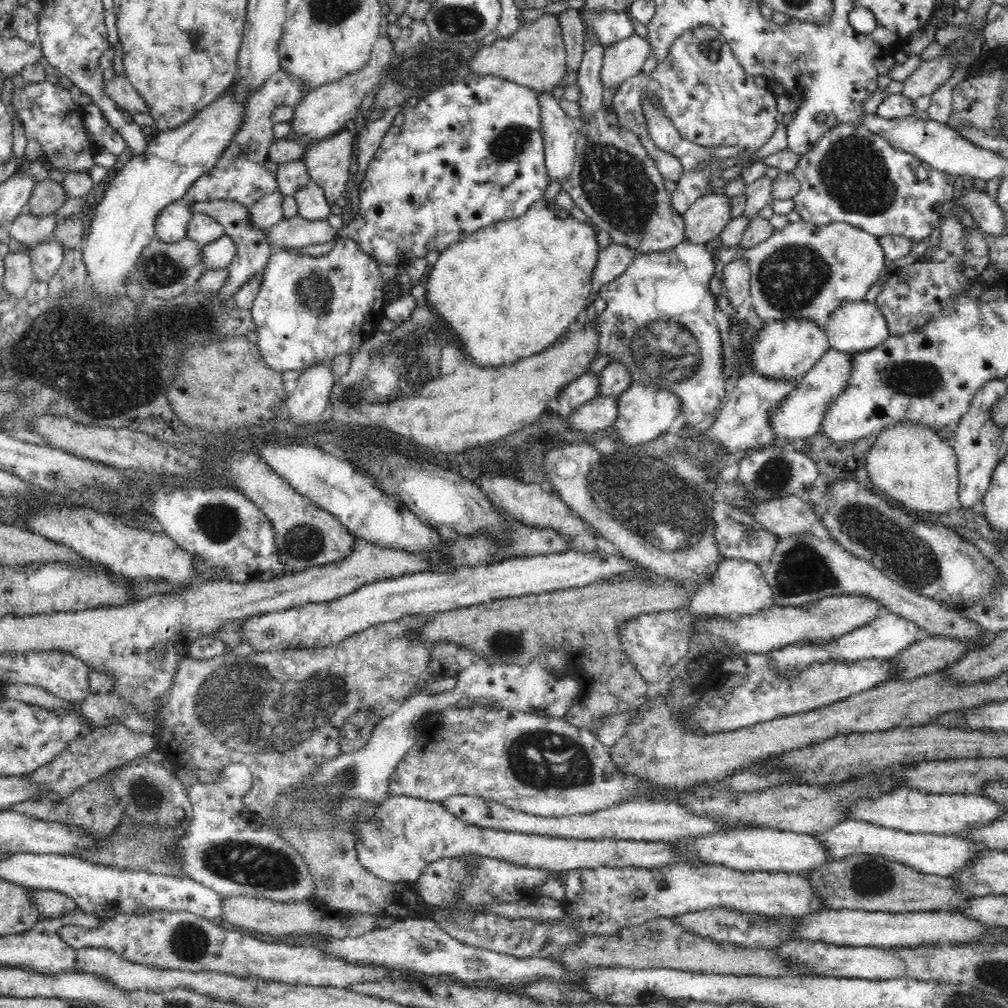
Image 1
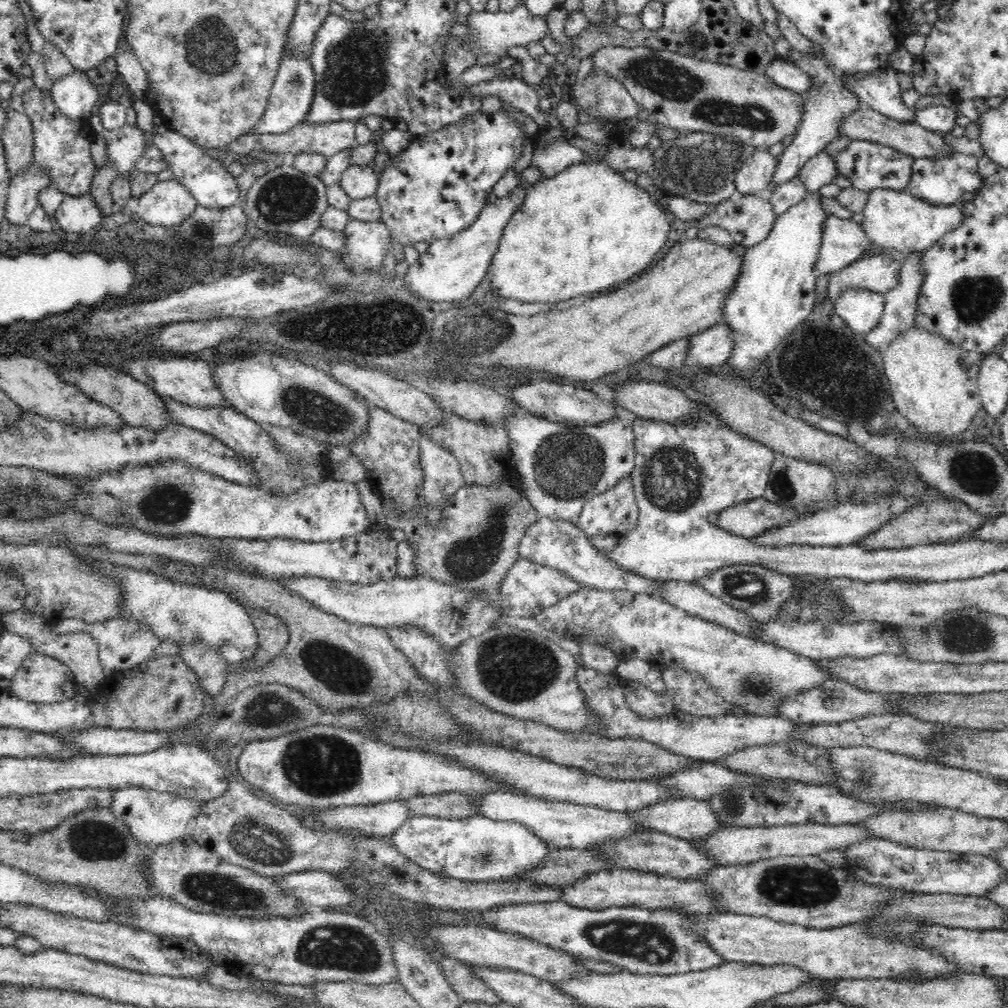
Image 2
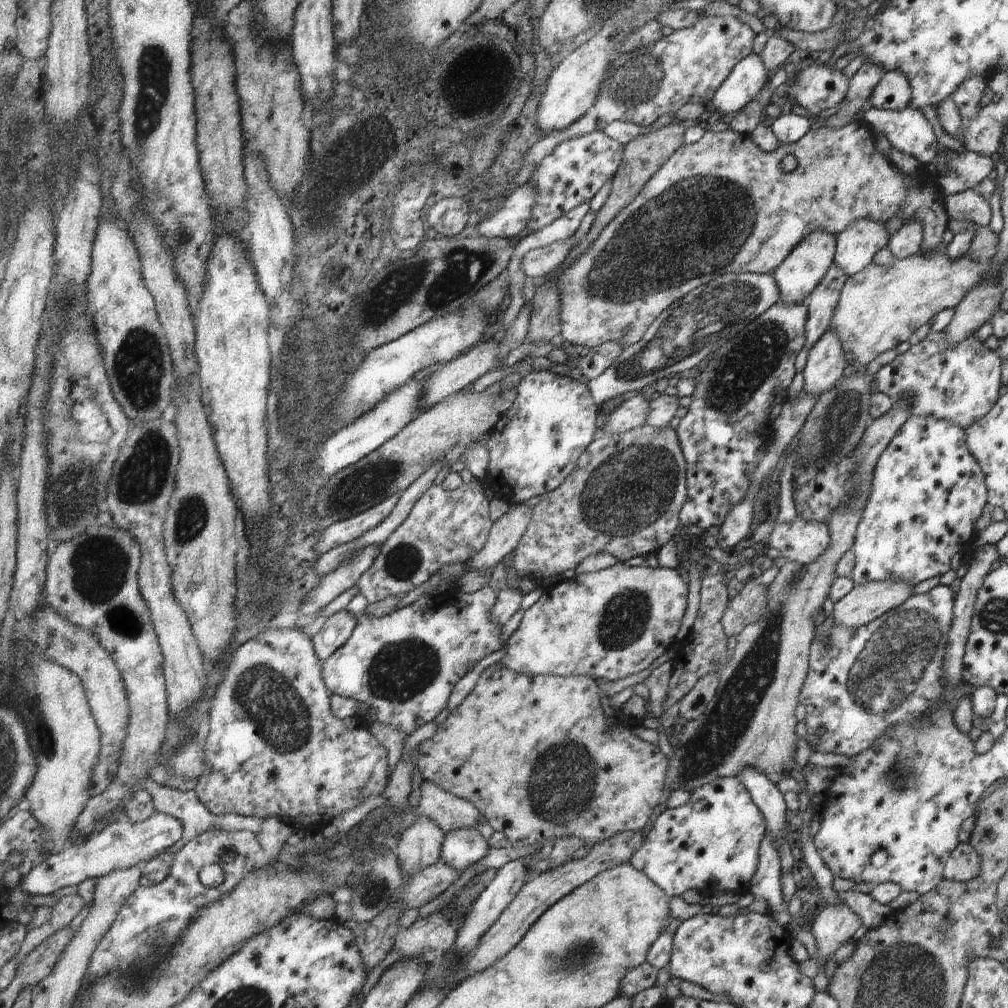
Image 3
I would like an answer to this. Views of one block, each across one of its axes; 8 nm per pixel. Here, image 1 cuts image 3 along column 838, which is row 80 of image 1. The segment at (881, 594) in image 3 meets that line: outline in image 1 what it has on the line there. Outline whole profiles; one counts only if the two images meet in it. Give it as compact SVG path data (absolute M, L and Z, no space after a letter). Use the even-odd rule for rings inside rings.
M634 33L627 39L615 42L604 50L600 79L604 91L618 88L632 76L642 72L642 65L650 54L648 40Z

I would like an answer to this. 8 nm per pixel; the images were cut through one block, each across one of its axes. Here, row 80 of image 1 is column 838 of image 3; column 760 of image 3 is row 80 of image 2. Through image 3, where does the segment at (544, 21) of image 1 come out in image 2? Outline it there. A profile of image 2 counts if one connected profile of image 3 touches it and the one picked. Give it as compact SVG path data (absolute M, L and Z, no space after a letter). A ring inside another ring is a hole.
M603 46L594 50L590 58L590 75L606 74L618 80L642 110L652 115L659 124L674 130L732 135L744 144L766 149L772 144L782 142L786 136L794 135L801 125L805 111L805 95L778 87L765 73L740 70L725 64L698 60L677 52L656 50L647 46Z

